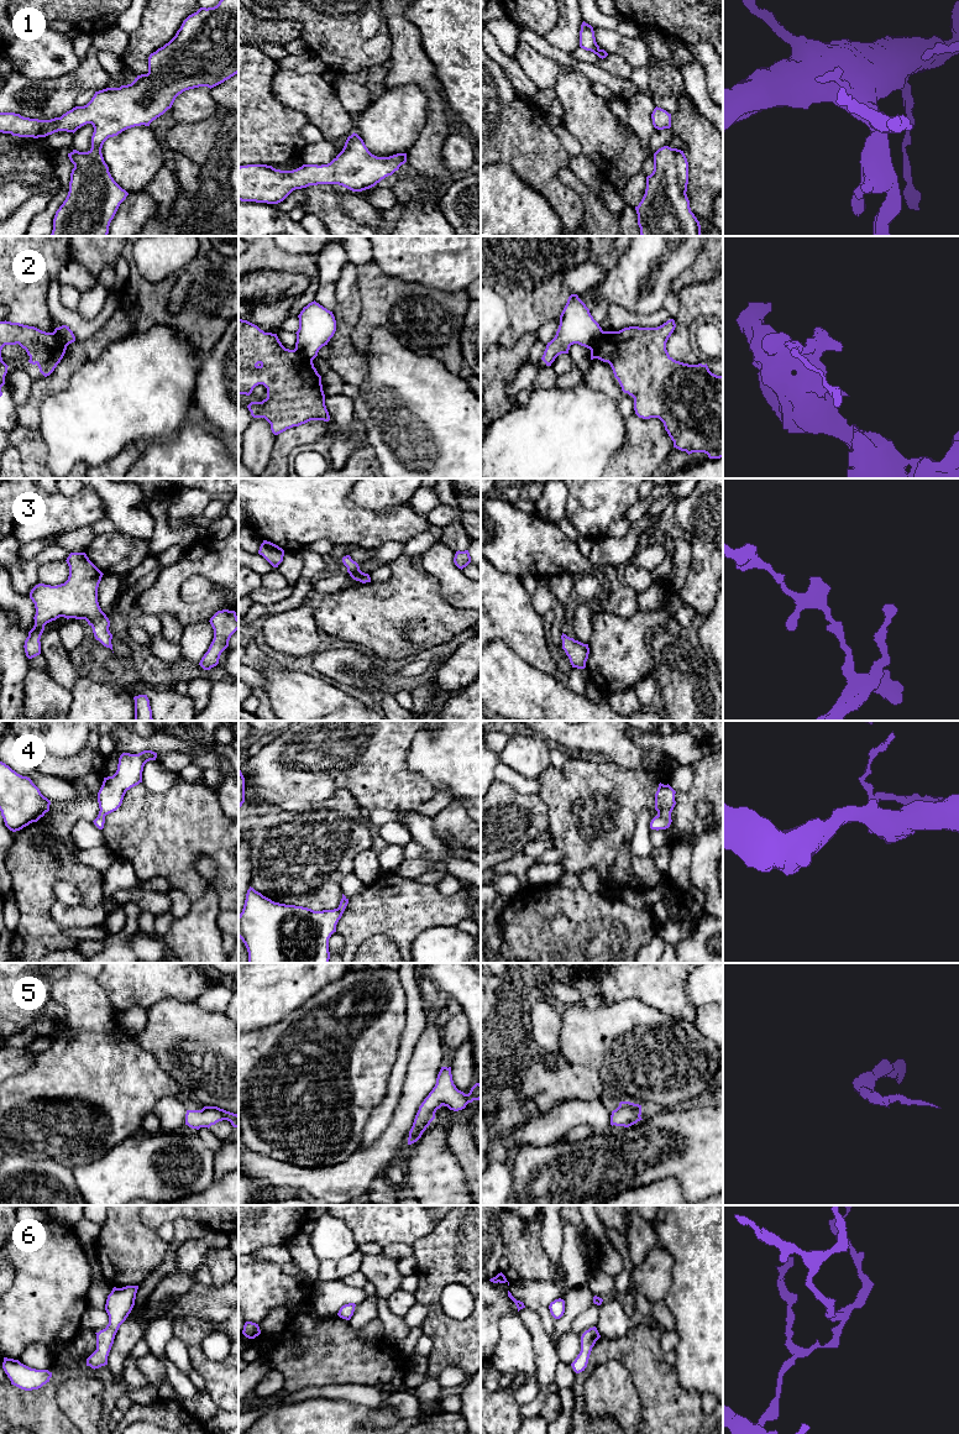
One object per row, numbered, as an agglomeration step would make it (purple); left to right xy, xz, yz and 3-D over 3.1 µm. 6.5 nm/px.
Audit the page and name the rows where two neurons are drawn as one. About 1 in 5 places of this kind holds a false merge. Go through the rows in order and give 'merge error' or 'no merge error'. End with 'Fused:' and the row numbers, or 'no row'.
1: no merge error
2: merge error
3: no merge error
4: no merge error
5: no merge error
6: no merge error
Fused: 2

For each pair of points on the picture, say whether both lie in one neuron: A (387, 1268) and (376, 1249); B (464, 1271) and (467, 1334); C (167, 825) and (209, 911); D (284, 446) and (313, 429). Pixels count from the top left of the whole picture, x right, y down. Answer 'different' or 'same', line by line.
A: different
B: same
C: different
D: same

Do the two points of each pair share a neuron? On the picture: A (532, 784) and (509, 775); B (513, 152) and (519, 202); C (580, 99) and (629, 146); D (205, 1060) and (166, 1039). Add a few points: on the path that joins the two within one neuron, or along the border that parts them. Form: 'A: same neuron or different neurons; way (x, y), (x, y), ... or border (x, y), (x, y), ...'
A: same neuron; way (527, 784), (520, 784), (514, 779)
B: different neurons; border (493, 163), (506, 162), (538, 192)
C: same neuron; way (592, 111), (617, 136)
D: same neuron; way (200, 1048), (189, 1037), (177, 1037)

